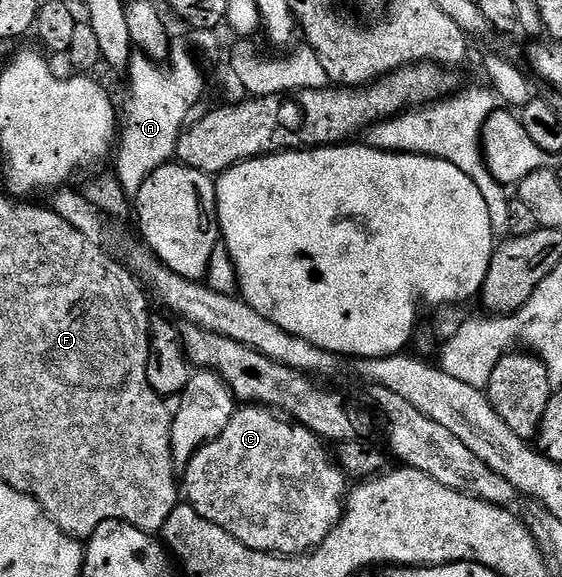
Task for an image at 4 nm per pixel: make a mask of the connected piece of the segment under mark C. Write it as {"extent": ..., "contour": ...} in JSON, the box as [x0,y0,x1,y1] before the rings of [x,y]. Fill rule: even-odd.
{"extent":[184,405,347,557],"contour":[[[241,405],[234,412],[231,423],[227,423],[227,427],[223,427],[220,435],[215,440],[208,441],[189,460],[188,465],[184,466],[184,500],[196,513],[203,515],[203,519],[215,523],[215,527],[223,527],[223,531],[227,531],[227,535],[231,535],[236,541],[243,543],[243,547],[251,547],[255,551],[263,551],[264,553],[276,553],[283,557],[296,557],[298,553],[308,553],[309,550],[321,545],[323,539],[327,539],[327,535],[331,535],[331,531],[341,522],[341,514],[345,512],[347,478],[345,472],[337,464],[334,454],[330,450],[328,453],[325,449],[328,449],[326,442],[322,441],[320,437],[316,437],[307,427],[298,425],[284,416],[278,415],[272,409],[266,409],[260,405]]]}

